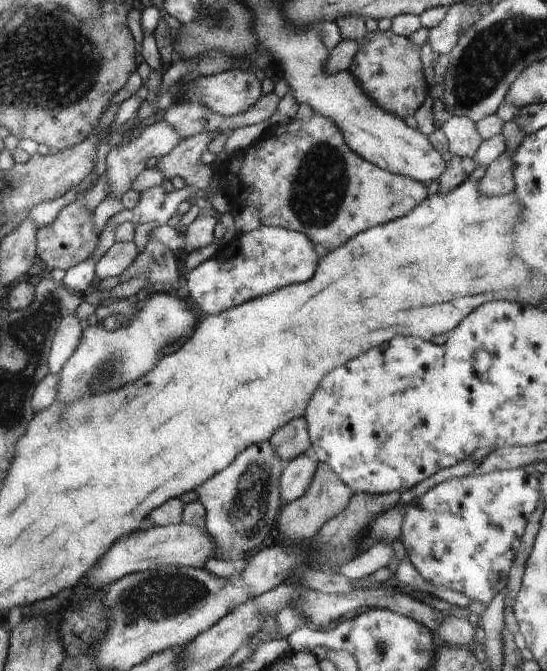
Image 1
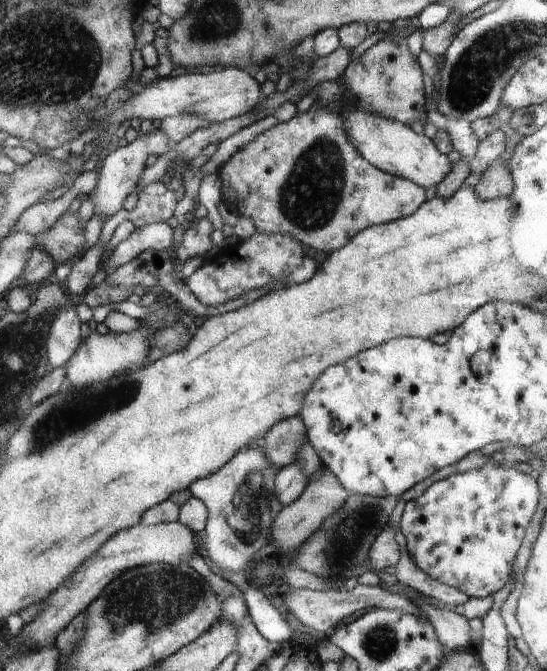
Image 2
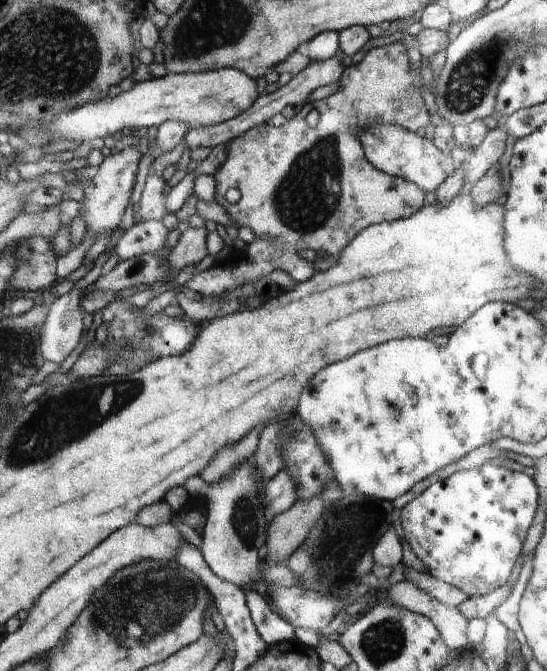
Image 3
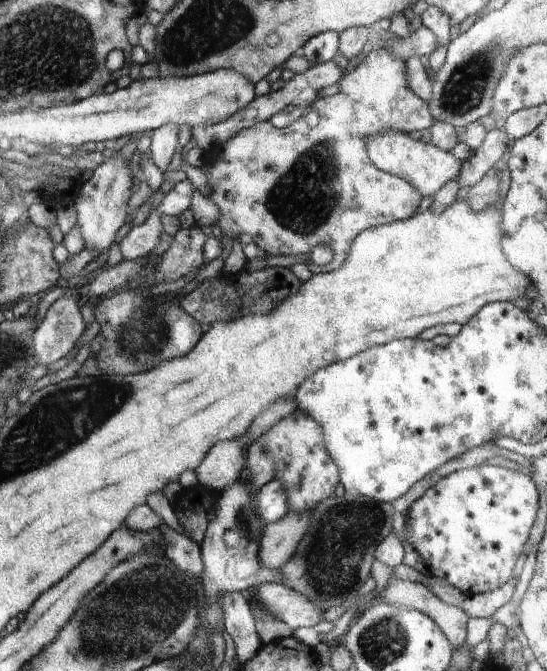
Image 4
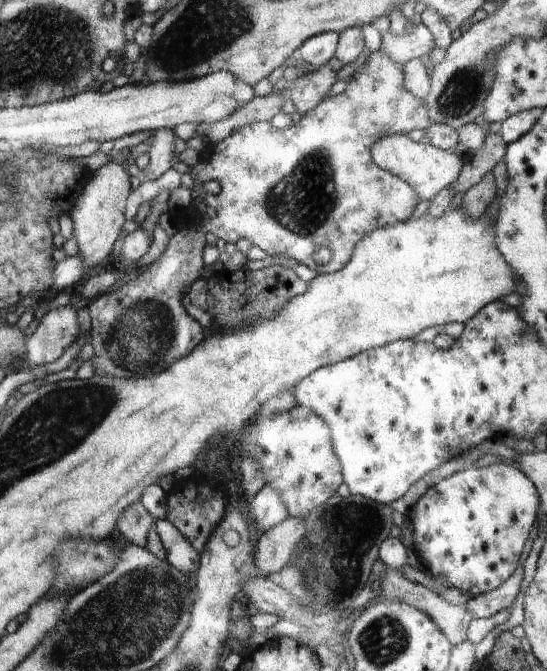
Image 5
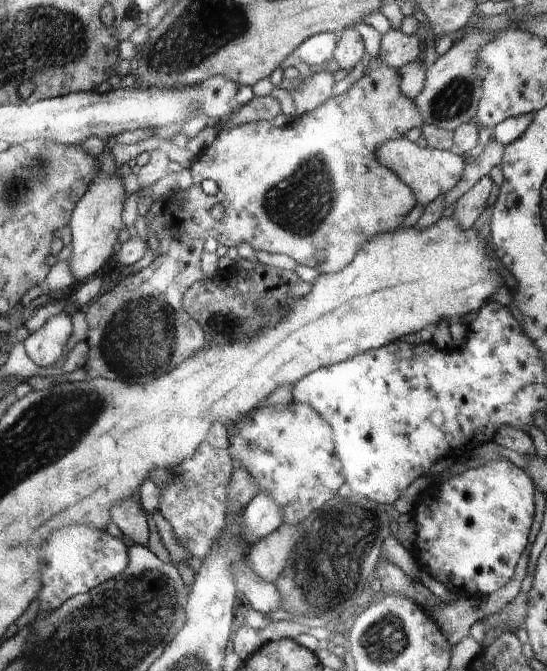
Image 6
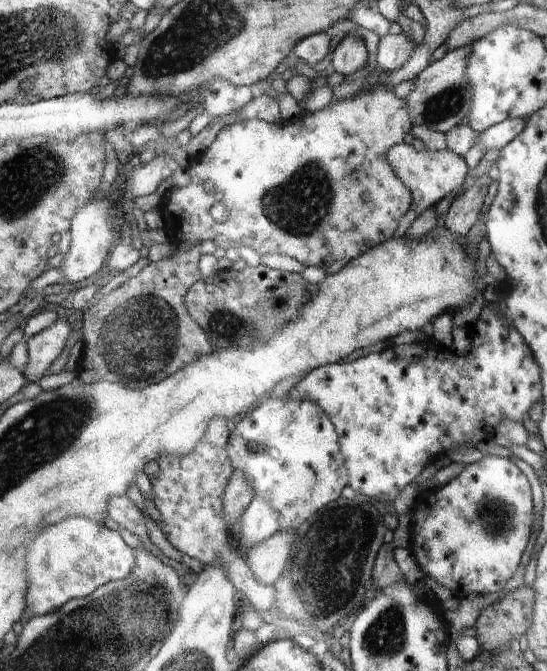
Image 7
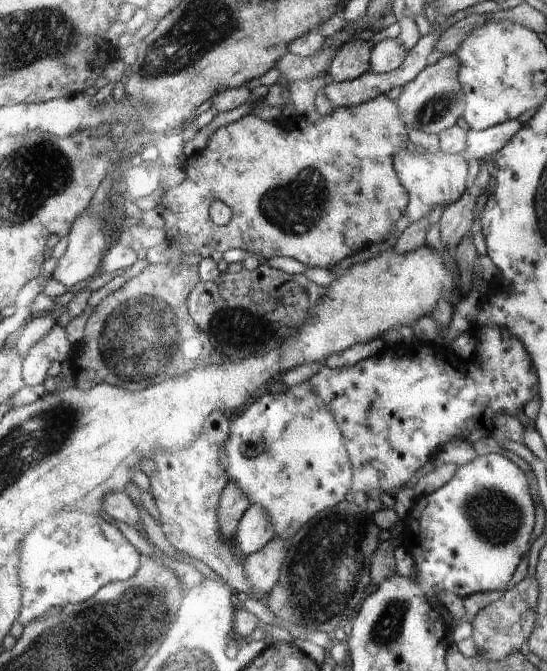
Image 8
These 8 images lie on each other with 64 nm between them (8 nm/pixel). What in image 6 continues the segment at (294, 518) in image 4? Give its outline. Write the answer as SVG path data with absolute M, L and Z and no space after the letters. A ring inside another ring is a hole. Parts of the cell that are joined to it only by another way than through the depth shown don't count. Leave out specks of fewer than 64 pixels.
M283 523L274 533L252 542L248 554L252 570L260 578L274 582L283 571L285 562L300 537L299 526Z

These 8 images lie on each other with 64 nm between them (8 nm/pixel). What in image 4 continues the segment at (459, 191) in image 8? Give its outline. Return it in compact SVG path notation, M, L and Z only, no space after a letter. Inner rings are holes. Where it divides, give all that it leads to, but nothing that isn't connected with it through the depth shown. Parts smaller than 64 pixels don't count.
M398 129L371 134L367 150L369 158L381 171L407 180L424 196L435 196L444 185L456 179L460 172L460 162L451 152L443 151L432 143L424 143L421 139L413 140L410 133Z

